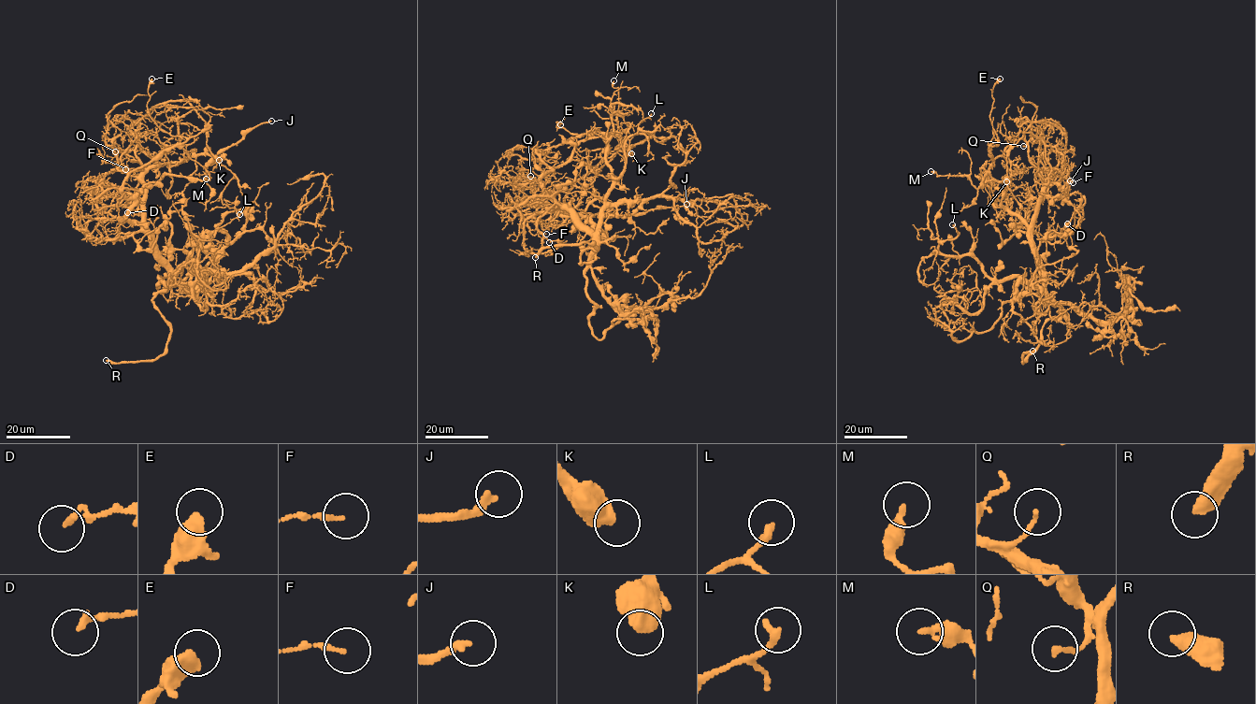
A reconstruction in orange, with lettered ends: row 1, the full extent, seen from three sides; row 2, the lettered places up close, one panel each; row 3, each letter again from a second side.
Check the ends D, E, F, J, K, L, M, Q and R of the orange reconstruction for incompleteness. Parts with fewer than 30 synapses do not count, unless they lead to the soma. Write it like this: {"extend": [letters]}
{"extend": ["R"]}

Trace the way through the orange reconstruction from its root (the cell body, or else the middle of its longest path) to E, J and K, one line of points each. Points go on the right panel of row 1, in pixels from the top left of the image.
E: (1040, 275), (1032, 233), (1003, 205), (1002, 193), (988, 175), (993, 160), (988, 150), (992, 92), (1000, 79)
J: (1040, 275), (1032, 236), (1037, 198), (1052, 183), (1060, 186), (1061, 191), (1065, 190), (1065, 195), (1070, 180)
K: (1040, 275), (1034, 213), (1039, 193), (1060, 179), (1065, 135), (1045, 121), (1032, 122), (1009, 151), (1006, 181)

